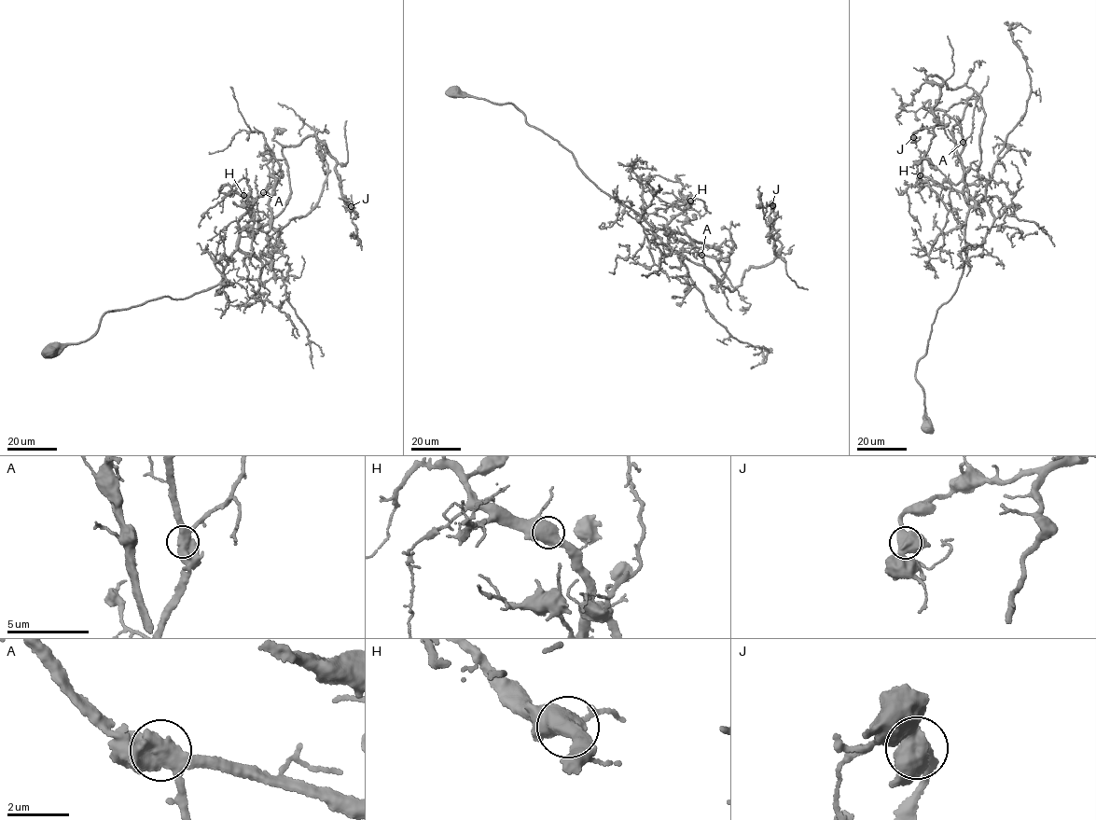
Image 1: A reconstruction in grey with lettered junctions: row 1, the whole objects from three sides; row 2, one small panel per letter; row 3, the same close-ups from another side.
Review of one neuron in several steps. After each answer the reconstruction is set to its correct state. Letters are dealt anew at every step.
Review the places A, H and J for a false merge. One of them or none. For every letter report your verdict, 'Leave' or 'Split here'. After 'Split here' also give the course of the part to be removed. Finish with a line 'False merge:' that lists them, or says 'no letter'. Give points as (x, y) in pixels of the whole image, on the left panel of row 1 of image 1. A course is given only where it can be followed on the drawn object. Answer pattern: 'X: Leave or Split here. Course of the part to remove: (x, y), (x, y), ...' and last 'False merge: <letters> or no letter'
A: Leave
H: Leave
J: Leave
False merge: no letter

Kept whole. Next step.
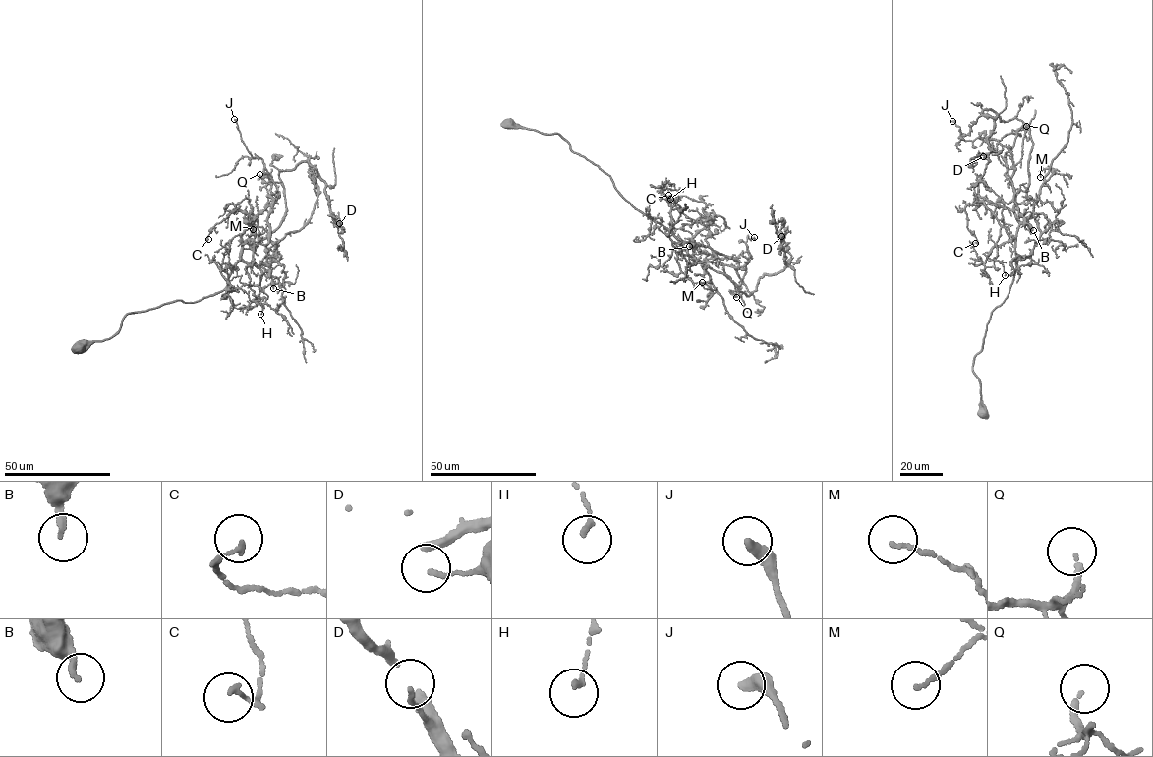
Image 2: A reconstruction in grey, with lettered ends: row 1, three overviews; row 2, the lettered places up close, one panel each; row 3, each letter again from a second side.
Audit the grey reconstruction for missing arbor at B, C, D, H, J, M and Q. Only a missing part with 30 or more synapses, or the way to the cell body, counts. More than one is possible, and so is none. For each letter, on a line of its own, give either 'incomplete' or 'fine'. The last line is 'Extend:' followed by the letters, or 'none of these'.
B: fine
C: fine
D: fine
H: fine
J: fine
M: fine
Q: fine
Extend: none of these

